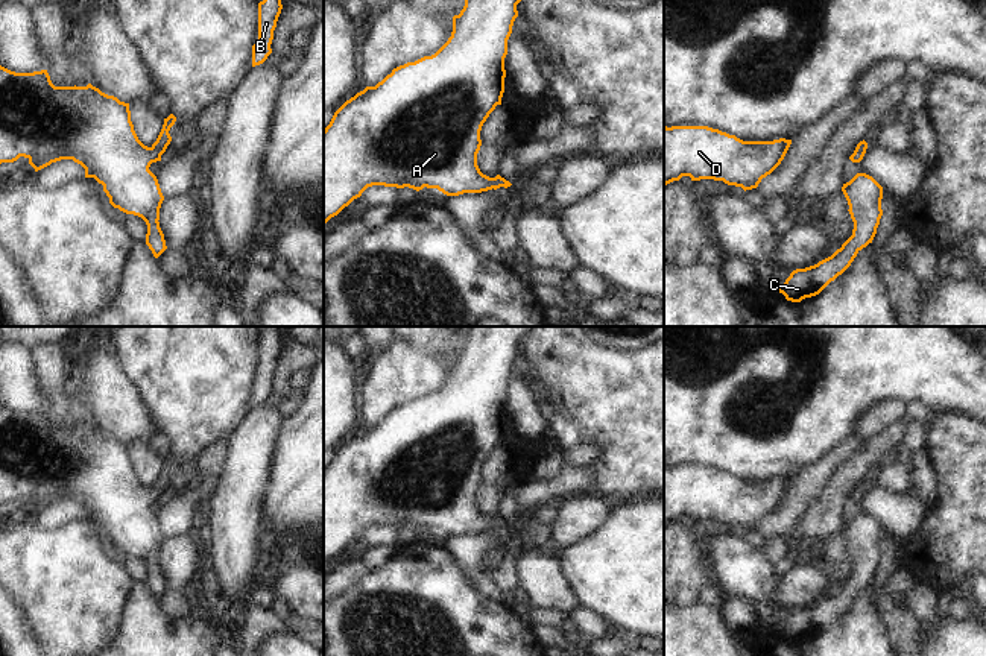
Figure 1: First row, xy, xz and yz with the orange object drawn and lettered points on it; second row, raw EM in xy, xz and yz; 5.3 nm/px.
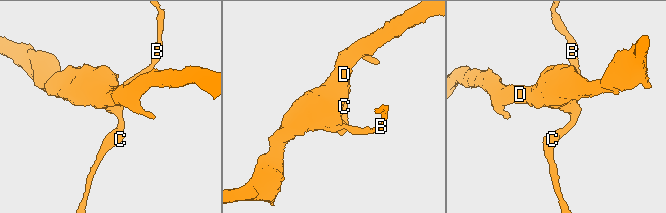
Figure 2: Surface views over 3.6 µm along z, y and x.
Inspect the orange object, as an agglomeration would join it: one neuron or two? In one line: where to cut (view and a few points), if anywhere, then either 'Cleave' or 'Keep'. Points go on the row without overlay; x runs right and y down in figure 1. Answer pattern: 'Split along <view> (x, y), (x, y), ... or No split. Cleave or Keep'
No split. Keep.

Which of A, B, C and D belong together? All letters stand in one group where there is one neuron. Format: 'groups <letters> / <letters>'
groups A B C D

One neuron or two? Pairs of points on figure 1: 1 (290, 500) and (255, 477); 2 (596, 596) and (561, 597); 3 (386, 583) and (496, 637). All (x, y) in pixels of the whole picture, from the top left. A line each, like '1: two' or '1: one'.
1: two
2: two
3: one

